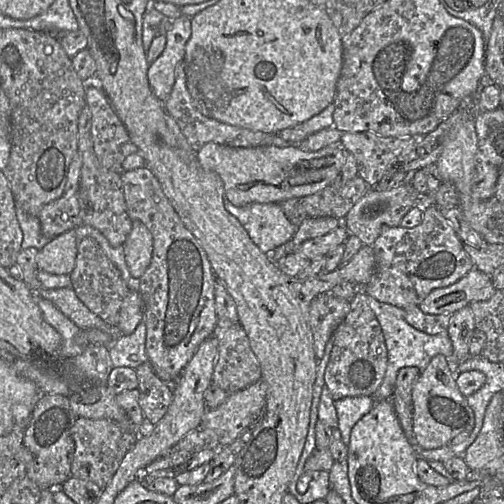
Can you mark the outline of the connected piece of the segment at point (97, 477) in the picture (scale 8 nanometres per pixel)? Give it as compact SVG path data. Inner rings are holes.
M78 418L72 427L72 437L76 449L71 462L71 475L91 481L101 489L111 481L134 443L133 435L124 432L118 424L107 419Z

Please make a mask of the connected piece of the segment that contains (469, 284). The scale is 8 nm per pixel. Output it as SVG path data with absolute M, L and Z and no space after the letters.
M473 268L455 283L431 291L418 307L426 314L451 315L472 302L489 299L495 290L491 276Z

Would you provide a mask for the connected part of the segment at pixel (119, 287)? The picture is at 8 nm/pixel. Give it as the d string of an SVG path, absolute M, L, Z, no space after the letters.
M83 238L78 243L75 267L69 276L71 288L78 299L105 323L118 327L119 314L129 289L117 267L109 260L95 240Z

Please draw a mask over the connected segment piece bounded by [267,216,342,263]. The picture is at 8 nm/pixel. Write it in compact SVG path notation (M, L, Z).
M308 217L301 222L289 241L267 254L278 263L285 256L293 253L303 242L322 236L339 226L342 226L342 219L336 217Z

